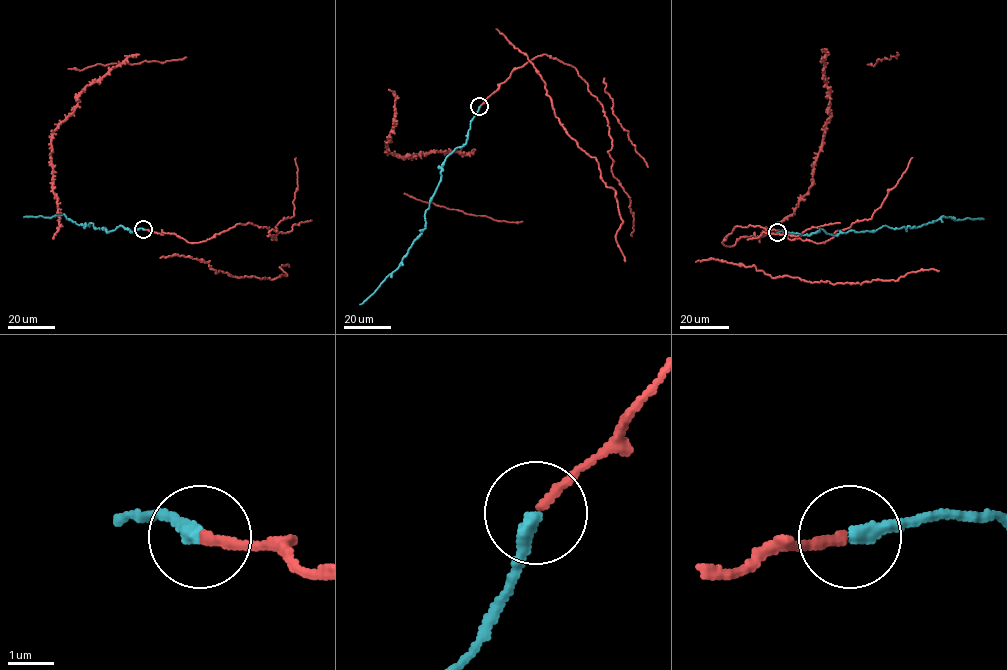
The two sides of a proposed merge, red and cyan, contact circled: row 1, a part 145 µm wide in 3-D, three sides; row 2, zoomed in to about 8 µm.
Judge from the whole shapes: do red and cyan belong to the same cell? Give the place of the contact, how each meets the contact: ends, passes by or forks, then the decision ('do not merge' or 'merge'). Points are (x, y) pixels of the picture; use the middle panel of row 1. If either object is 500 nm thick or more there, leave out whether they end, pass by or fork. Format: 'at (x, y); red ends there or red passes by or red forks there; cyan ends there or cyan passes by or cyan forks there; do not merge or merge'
at (479, 106); red ends there; cyan ends there; merge

